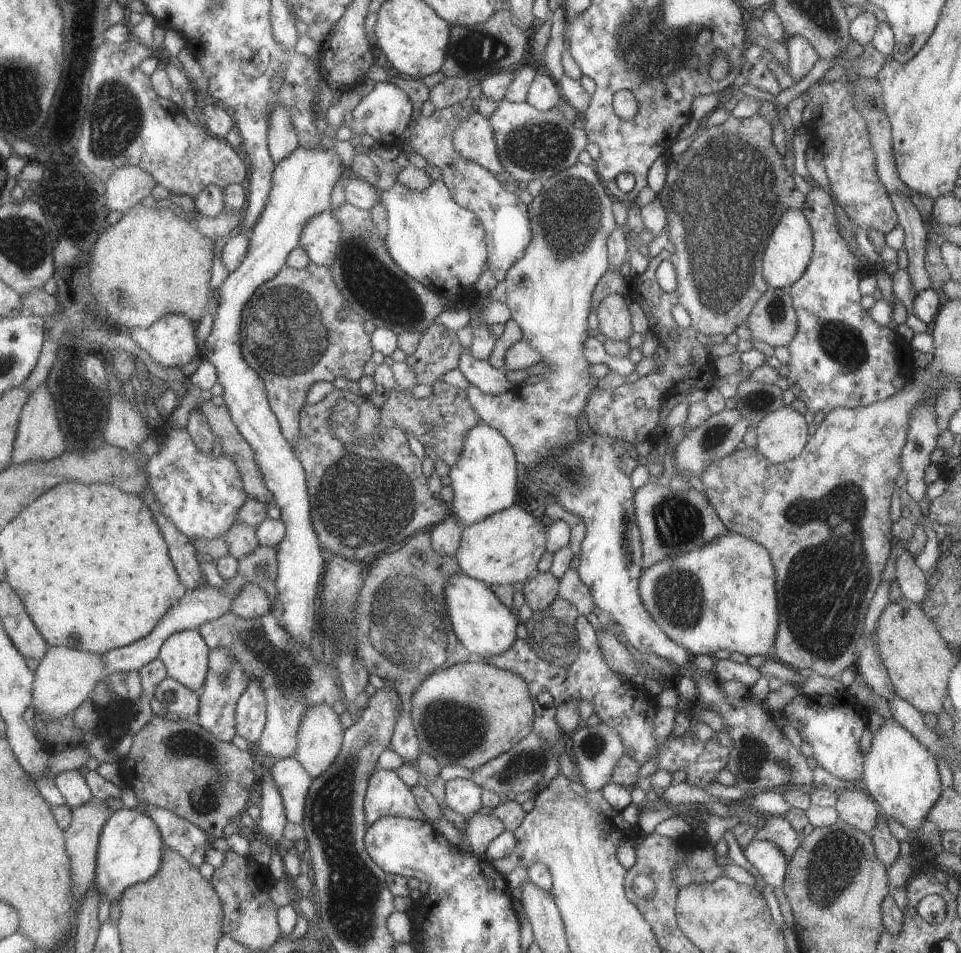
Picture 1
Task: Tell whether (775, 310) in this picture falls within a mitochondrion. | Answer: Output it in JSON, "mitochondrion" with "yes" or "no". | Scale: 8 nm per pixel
{"mitochondrion":"yes"}

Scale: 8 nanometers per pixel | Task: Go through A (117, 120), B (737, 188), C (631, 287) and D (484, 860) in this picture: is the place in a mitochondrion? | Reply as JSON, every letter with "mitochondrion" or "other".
{"A":"mitochondrion","B":"mitochondrion","C":"other","D":"other"}

